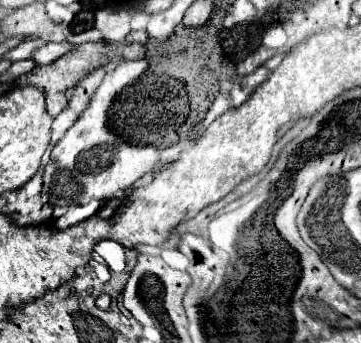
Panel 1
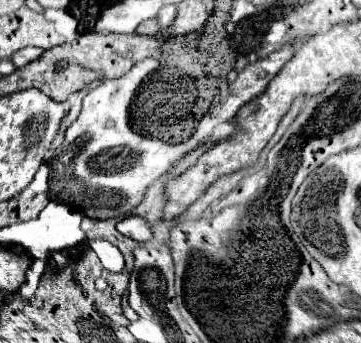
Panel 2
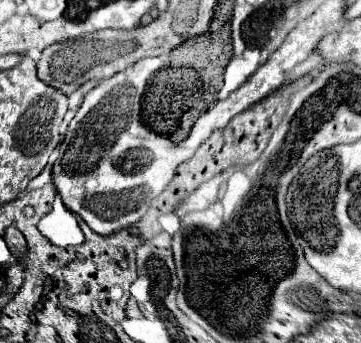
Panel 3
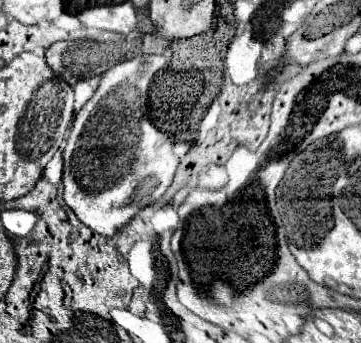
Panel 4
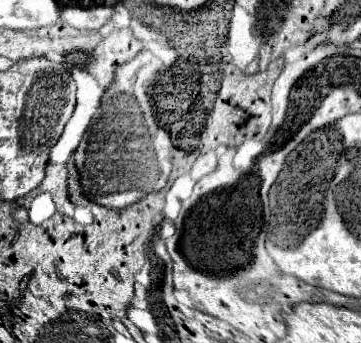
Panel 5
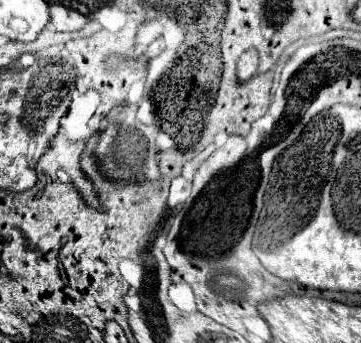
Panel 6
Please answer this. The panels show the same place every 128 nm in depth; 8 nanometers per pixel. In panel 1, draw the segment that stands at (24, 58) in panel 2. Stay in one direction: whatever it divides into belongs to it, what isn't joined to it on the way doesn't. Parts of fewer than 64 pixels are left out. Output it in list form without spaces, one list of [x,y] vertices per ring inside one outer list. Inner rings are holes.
[[[50,42],[50,44],[42,46],[42,48],[38,48],[38,50],[32,54],[32,58],[34,58],[38,64],[52,64],[52,62],[56,62],[60,56],[68,54],[68,52],[72,50],[72,46],[74,46],[74,44],[70,44],[70,42],[58,42],[58,44]]]

